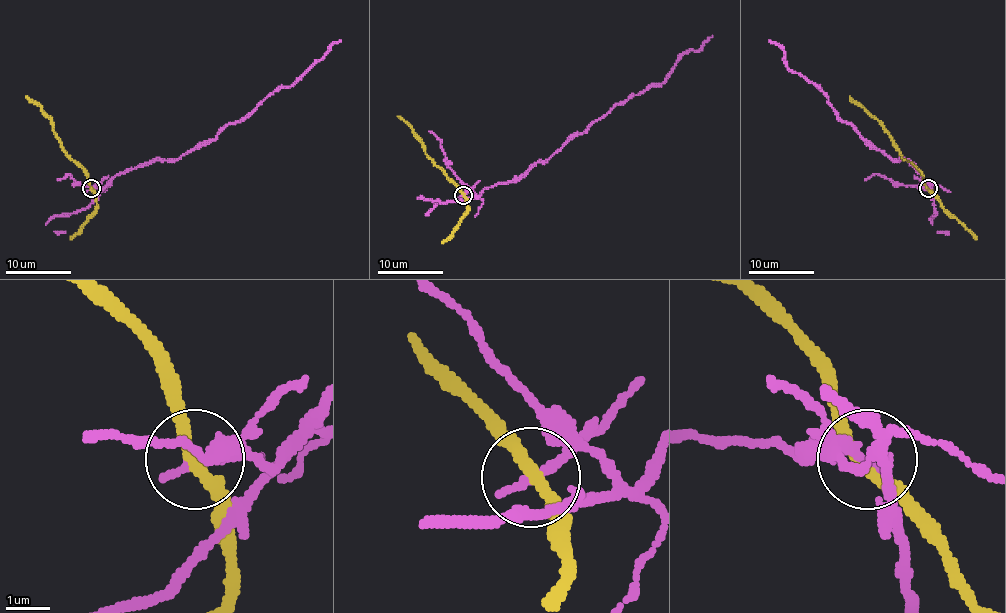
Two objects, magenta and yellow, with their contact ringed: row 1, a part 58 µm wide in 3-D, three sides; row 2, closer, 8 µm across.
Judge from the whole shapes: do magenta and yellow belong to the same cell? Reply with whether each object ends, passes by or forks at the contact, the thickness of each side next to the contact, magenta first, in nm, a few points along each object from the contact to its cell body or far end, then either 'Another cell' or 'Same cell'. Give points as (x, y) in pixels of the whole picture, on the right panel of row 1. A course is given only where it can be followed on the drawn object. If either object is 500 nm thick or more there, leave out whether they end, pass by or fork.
At the ring magenta ends. At the ring yellow passes by. Thickness 240 nm (magenta) against 260 nm. Course of magenta: (929, 188), (907, 160), (892, 160), (838, 116), (821, 91), (785, 64), (784, 51), (769, 40). Course of yellow: (929, 188), (922, 175), (902, 157), (887, 130), (849, 96). Another cell

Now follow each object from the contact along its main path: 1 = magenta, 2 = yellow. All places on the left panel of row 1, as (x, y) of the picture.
1: (92, 188), (101, 188), (116, 175), (154, 160), (177, 160), (210, 142), (275, 91), (288, 88), (341, 40)
2: (92, 188), (88, 175), (70, 157), (54, 130), (54, 122), (26, 96)

